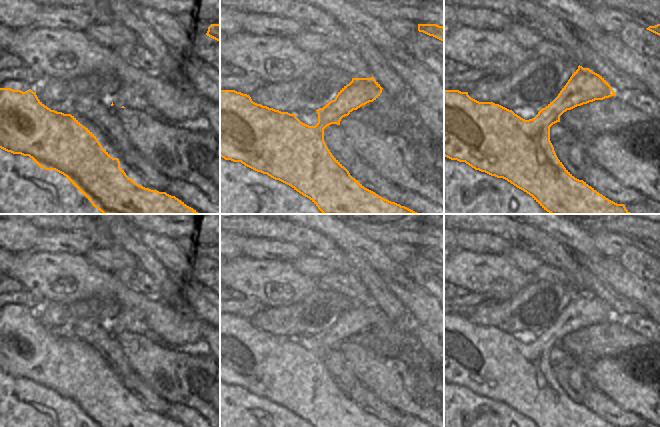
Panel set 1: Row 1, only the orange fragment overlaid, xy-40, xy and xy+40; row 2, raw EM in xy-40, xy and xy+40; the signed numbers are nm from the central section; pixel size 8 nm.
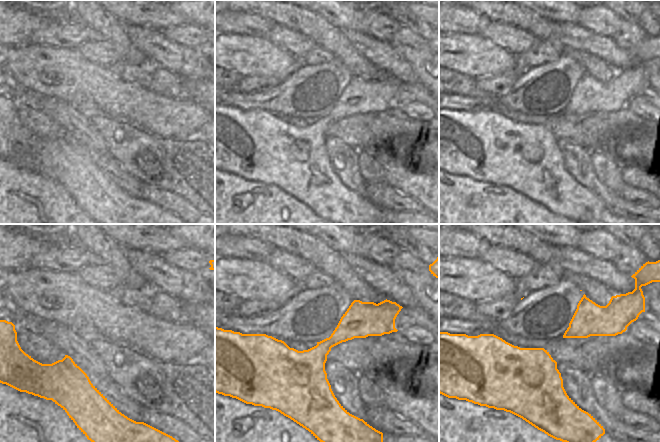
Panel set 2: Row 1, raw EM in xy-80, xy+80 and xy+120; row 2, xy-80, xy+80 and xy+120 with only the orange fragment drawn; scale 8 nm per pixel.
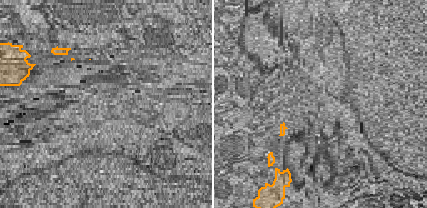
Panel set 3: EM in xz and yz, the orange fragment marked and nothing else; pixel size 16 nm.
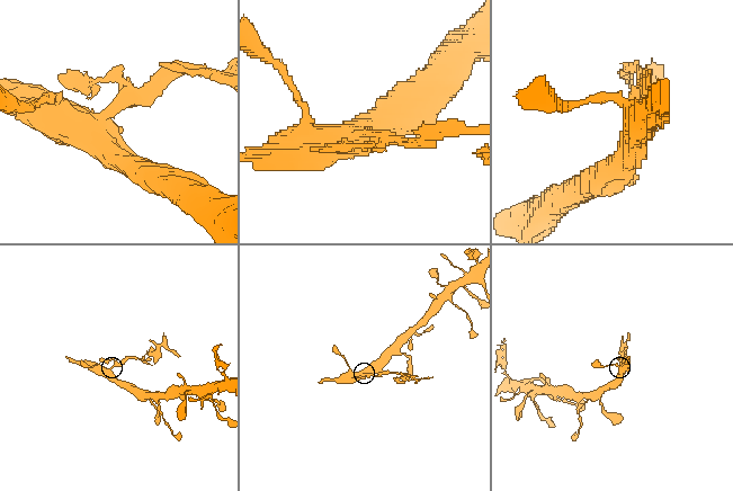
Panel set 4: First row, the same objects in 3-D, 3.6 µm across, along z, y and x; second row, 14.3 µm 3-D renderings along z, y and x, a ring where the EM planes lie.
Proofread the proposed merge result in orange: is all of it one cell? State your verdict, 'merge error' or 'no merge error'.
merge error

